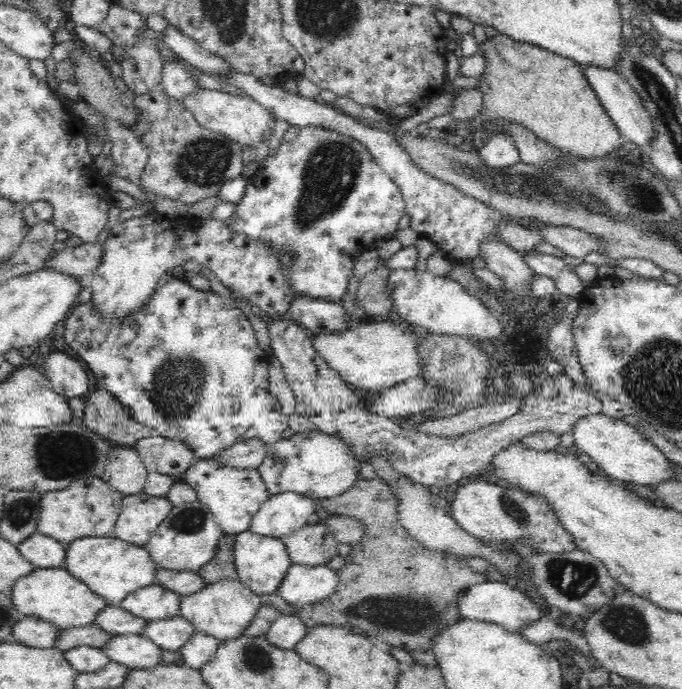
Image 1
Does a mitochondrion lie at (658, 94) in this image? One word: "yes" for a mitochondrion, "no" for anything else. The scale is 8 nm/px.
yes

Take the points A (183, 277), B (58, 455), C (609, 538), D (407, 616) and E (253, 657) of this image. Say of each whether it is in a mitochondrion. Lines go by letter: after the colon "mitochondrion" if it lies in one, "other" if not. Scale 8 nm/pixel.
A: other
B: mitochondrion
C: other
D: mitochondrion
E: mitochondrion

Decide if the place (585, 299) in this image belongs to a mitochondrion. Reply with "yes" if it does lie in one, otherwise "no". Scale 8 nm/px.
no

